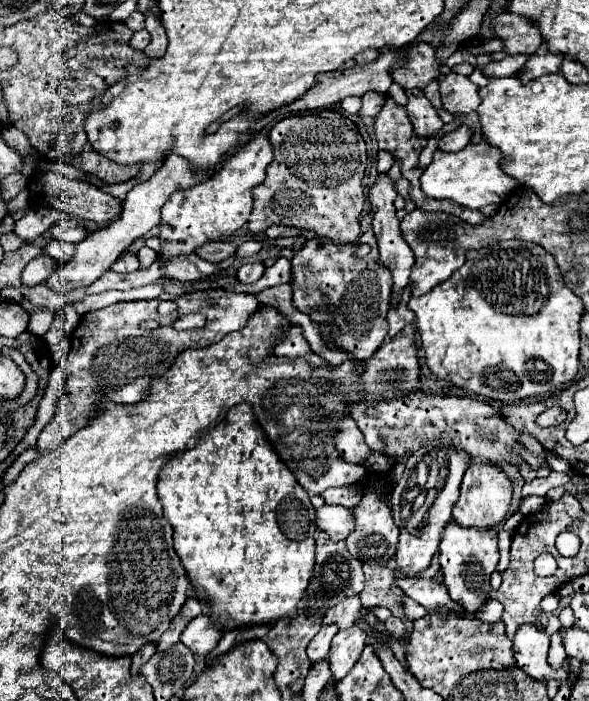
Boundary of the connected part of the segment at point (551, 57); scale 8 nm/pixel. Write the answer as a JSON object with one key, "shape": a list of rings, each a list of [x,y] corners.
{"shape":[[[543,43],[531,57],[529,61],[525,63],[525,71],[523,75],[519,77],[523,83],[527,83],[529,79],[537,79],[541,75],[547,75],[547,73],[559,73],[559,67],[563,63],[563,55],[557,55],[557,53],[551,53],[547,43]]]}

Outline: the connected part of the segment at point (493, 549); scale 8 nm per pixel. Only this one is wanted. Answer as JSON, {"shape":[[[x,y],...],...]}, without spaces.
{"shape":[[[449,521],[449,527],[445,527],[439,545],[439,563],[451,599],[463,607],[465,615],[475,615],[487,603],[493,591],[489,581],[499,563],[497,531],[473,531],[457,527],[457,523]]]}

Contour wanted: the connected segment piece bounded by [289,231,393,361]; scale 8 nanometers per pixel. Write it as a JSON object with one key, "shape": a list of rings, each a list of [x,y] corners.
{"shape":[[[367,231],[361,235],[359,243],[369,243],[371,253],[363,259],[351,255],[351,259],[343,259],[343,245],[341,243],[321,243],[317,239],[311,239],[305,243],[301,251],[295,253],[291,259],[291,287],[293,287],[293,303],[329,303],[333,317],[337,325],[341,327],[341,335],[335,339],[335,345],[353,353],[355,359],[367,359],[385,339],[389,331],[387,323],[387,309],[391,303],[391,289],[393,289],[393,277],[391,271],[379,261],[377,253],[377,239],[373,231]]]}

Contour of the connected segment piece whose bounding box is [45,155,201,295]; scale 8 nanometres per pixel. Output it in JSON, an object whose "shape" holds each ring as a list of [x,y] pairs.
{"shape":[[[167,155],[163,167],[145,183],[139,183],[135,185],[127,197],[125,197],[125,203],[123,203],[123,211],[119,215],[119,219],[115,219],[109,227],[105,229],[99,229],[99,231],[93,231],[93,235],[89,235],[89,239],[81,241],[75,245],[75,257],[65,263],[61,269],[57,269],[53,275],[47,277],[47,287],[61,293],[61,295],[67,295],[75,289],[85,289],[89,287],[93,281],[97,281],[111,265],[113,261],[125,253],[125,249],[137,239],[137,237],[143,237],[145,233],[149,233],[153,227],[159,225],[159,219],[161,219],[161,207],[165,205],[165,201],[177,191],[177,189],[187,189],[187,187],[193,187],[195,183],[201,183],[201,175],[193,173],[189,163],[179,157],[179,155]]]}

